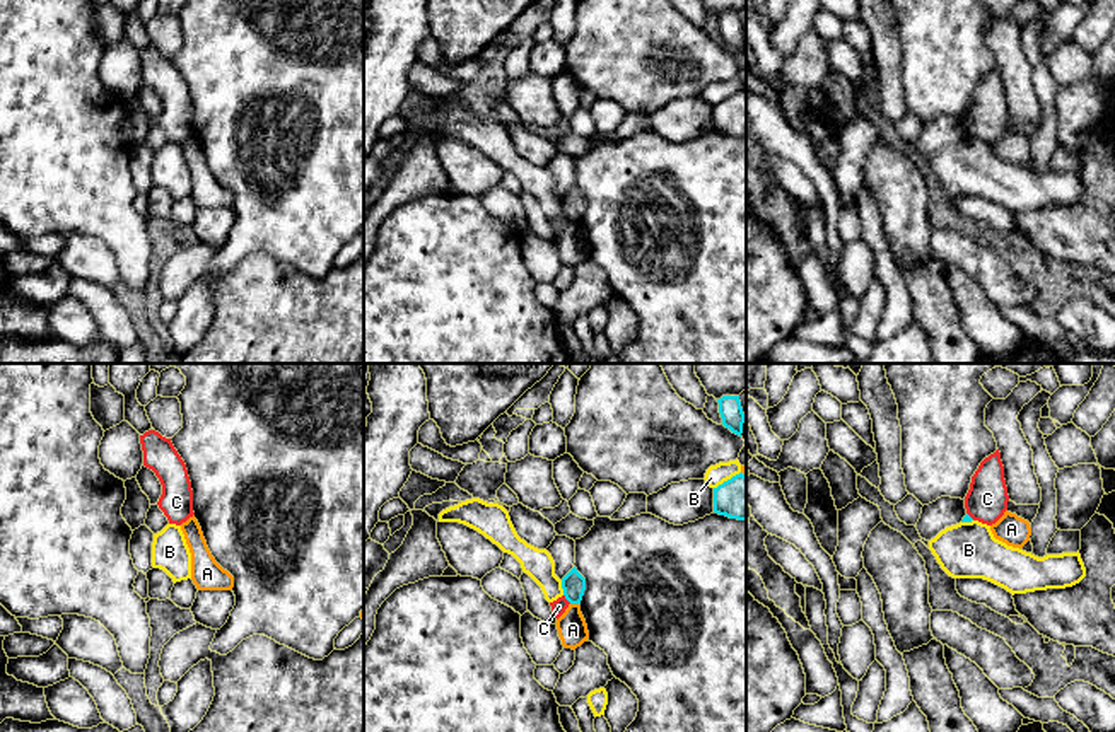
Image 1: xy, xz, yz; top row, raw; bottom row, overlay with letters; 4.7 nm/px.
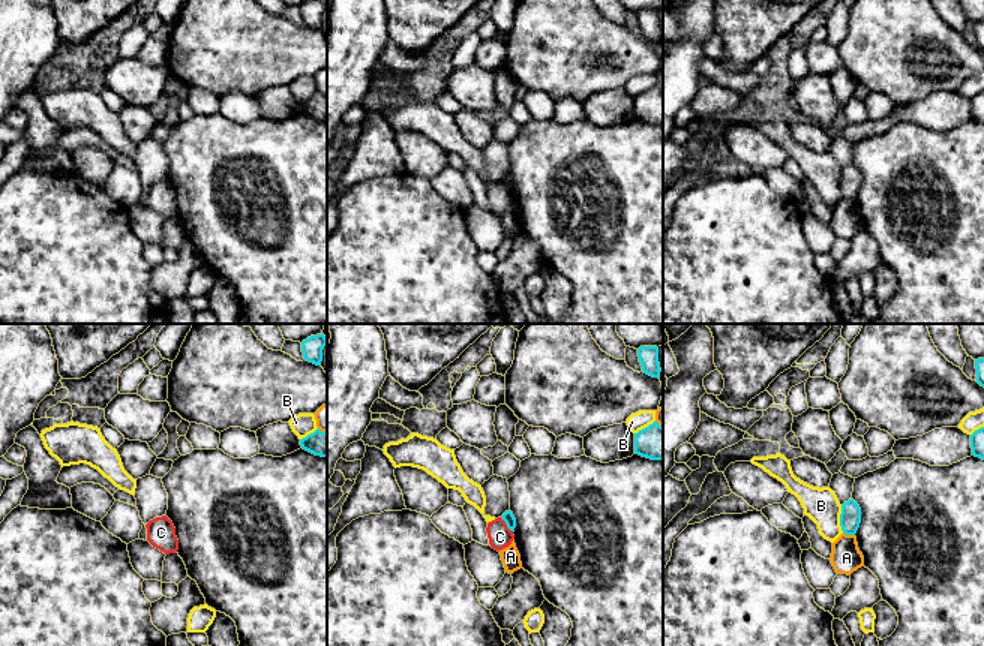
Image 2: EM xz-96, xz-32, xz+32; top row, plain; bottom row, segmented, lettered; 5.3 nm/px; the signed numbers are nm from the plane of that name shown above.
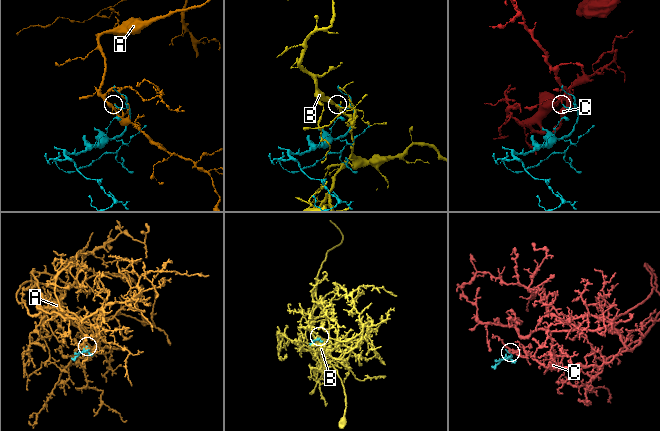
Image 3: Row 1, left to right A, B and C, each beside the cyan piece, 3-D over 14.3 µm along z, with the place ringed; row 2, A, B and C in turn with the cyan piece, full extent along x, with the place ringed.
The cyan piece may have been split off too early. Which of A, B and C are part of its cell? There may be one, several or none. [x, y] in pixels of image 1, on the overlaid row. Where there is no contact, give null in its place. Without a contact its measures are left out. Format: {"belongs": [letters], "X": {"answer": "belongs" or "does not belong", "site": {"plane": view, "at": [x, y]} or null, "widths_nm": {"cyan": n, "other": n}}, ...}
{"belongs": [], "A": {"answer": "does not belong", "site": {"plane": "xz", "at": [574, 603]}, "widths_nm": {"cyan": 110, "other": 140}}, "B": {"answer": "does not belong", "site": {"plane": "xz", "at": [562, 587]}, "widths_nm": {"cyan": 110, "other": 140}}, "C": {"answer": "does not belong", "site": {"plane": "xz", "at": [567, 599]}, "widths_nm": {"cyan": 110, "other": 70}}}

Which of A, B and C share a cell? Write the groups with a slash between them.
A / B / C

